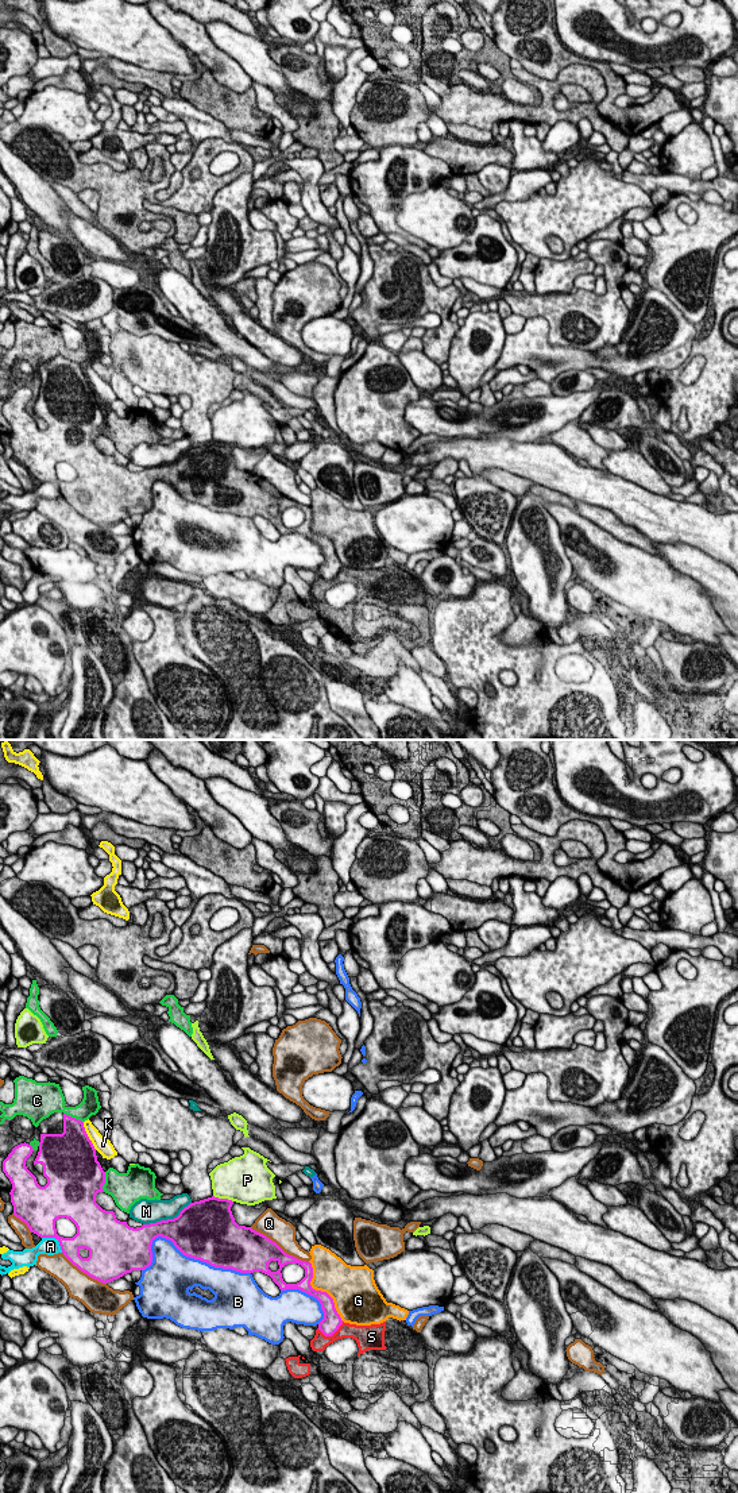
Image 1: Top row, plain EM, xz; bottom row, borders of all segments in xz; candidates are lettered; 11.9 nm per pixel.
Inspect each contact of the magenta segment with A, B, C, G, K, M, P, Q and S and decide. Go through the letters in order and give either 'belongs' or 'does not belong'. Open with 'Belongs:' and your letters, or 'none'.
Belongs: G
A: does not belong
B: does not belong
C: does not belong
G: belongs
K: does not belong
M: does not belong
P: does not belong
Q: does not belong
S: does not belong

